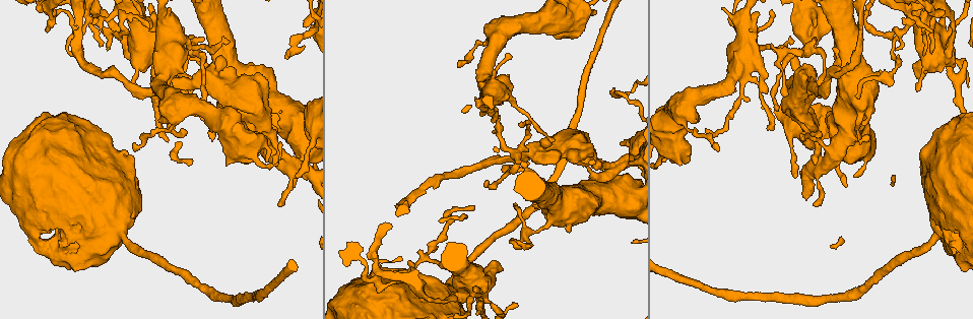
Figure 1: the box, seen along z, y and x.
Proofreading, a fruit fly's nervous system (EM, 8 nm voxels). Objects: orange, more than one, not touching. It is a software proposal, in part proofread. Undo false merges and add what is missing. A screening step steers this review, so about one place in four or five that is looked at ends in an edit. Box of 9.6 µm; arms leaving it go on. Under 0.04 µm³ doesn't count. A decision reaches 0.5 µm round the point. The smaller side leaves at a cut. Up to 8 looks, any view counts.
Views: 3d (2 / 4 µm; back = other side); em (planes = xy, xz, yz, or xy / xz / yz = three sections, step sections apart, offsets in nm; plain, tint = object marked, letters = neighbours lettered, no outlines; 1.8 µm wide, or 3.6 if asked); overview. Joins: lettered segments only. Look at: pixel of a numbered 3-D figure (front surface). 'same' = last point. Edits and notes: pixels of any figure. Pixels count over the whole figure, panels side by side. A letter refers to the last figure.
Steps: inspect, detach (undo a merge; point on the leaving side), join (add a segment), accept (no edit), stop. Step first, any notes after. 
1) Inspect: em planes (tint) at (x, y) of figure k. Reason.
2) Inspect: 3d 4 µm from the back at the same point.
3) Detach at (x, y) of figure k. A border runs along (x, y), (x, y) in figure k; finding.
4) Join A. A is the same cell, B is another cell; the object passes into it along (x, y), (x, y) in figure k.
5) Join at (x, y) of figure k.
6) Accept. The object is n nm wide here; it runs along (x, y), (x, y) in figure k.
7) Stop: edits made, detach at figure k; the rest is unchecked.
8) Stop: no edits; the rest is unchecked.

Inspect: 3d 4 µm at (415, 262) of figure 1.

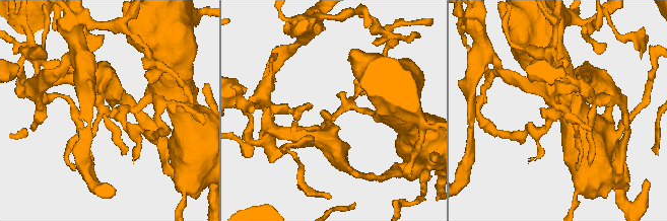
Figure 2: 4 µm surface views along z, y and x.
Inspect: em planes (letters) at (104, 111) of figure 2.

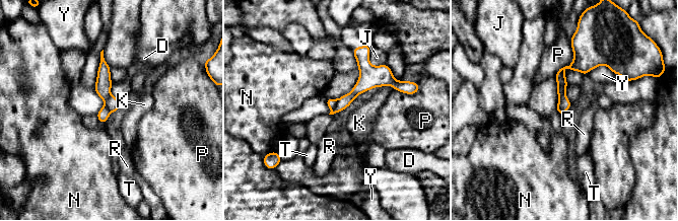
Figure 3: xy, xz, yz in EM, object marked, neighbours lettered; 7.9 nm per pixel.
Detach at (331, 102) of figure 3. D, J, K, N, P, R, T and Y are other cells; a border runs along (337, 100), (332, 114) in figure 3; a second cell is stuck on.

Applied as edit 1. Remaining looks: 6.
Inspect: 3d 2 µm at (917, 78) of figure 1. Stops while still wide.

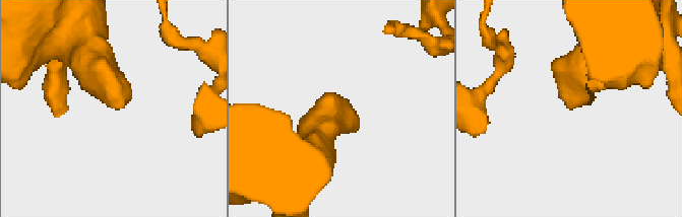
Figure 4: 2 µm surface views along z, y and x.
Inspect: em planes (letters) at (571, 107) of figure 4.

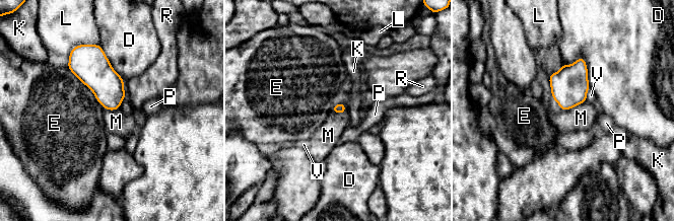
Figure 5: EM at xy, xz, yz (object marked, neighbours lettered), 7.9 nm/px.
Accept. D, E, K, L, M, P, R and V are other cells; a border runs along (586, 100), (561, 110) in figure 5; none of them fits.

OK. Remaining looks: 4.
Stop: edits made, detach at figure 3; the rest is unchecked.

